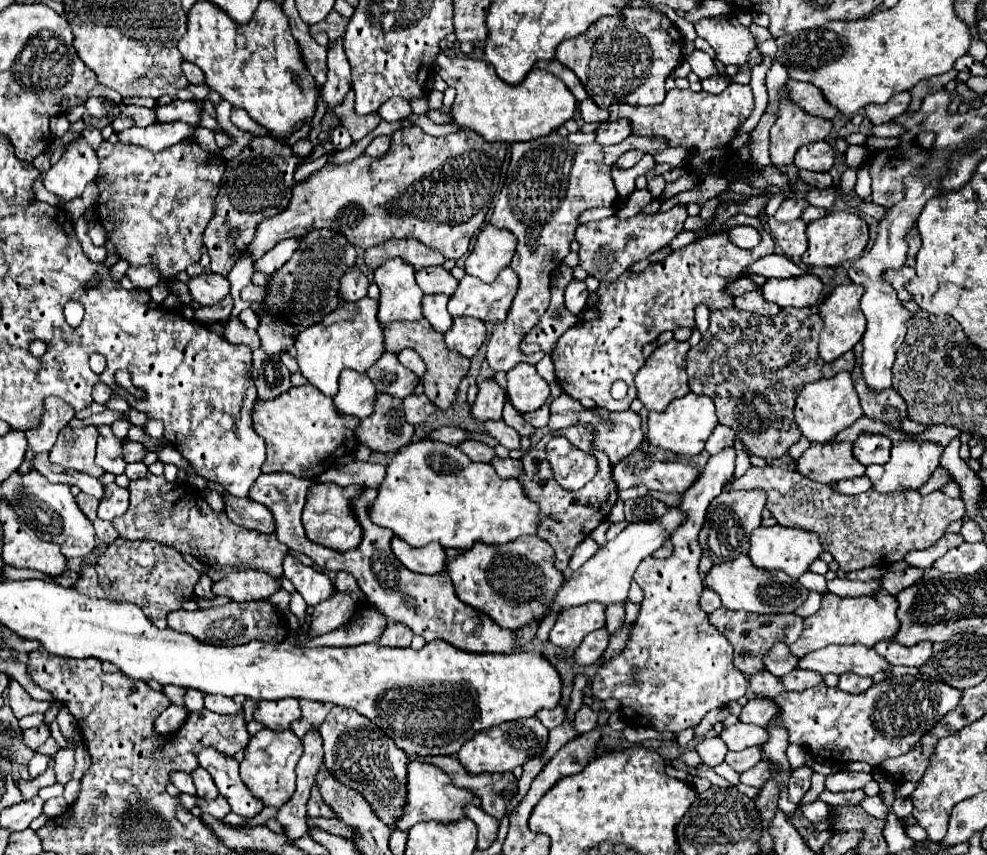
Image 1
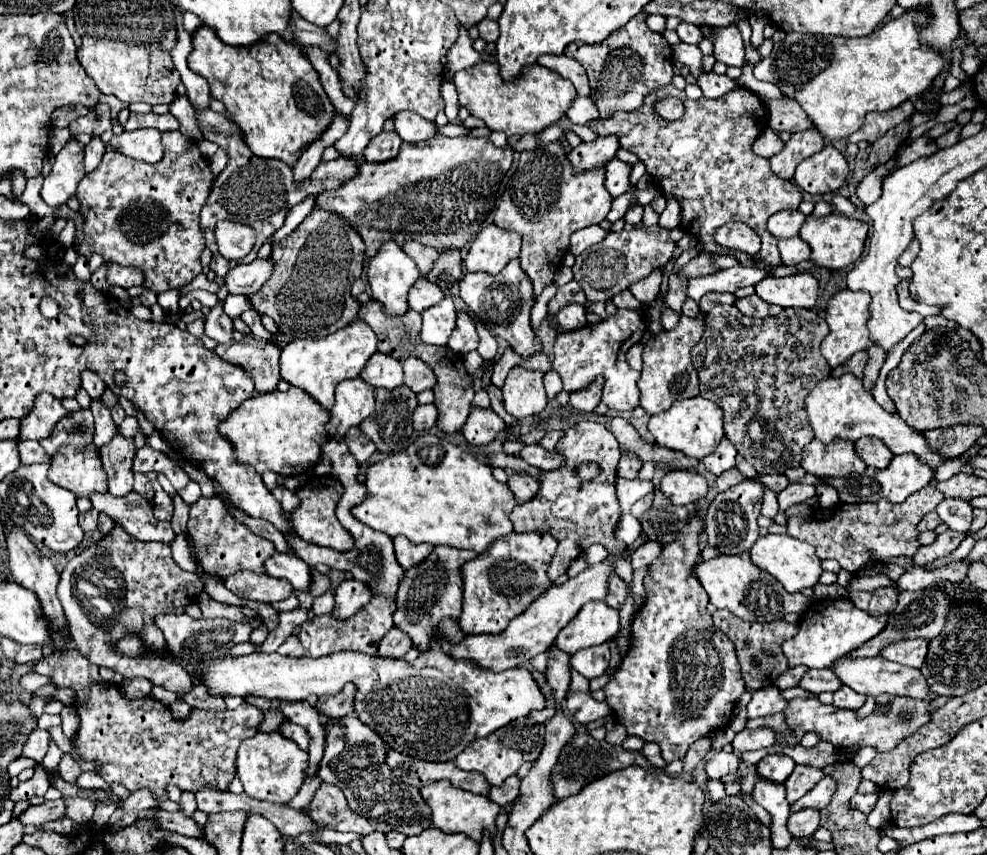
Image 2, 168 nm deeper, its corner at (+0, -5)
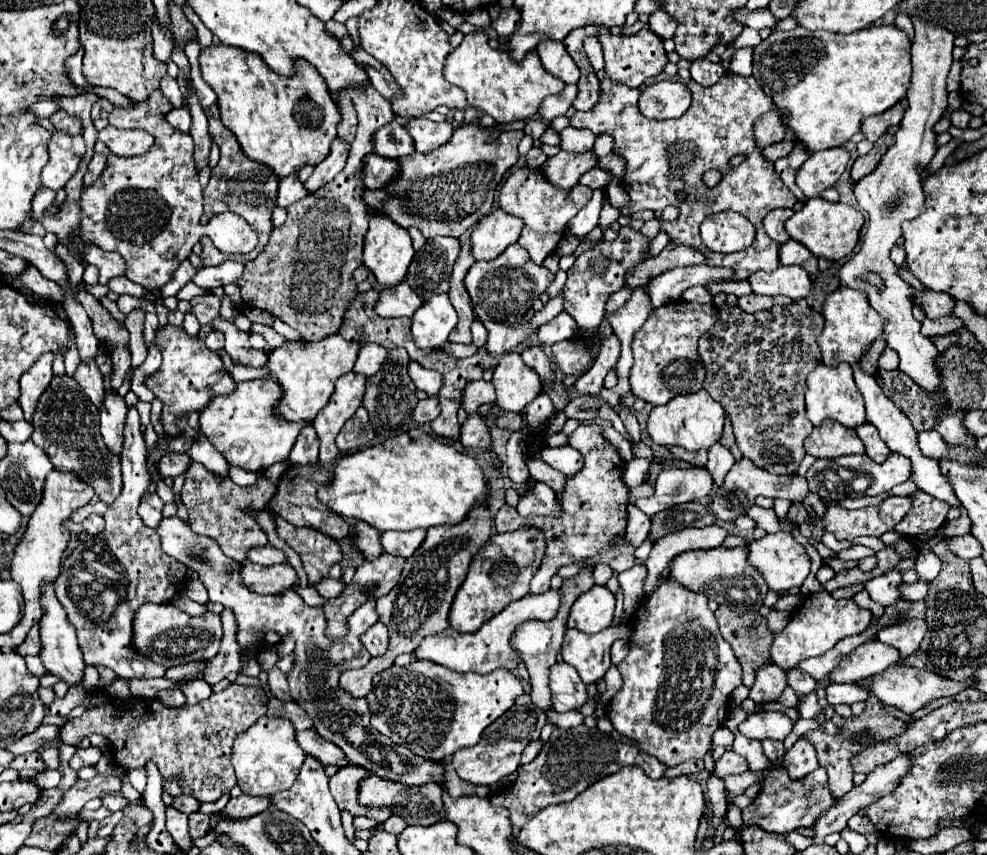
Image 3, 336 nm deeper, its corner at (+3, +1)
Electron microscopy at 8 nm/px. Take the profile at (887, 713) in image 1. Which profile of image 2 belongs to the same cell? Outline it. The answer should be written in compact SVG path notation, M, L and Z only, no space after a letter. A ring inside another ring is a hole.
M893 697L891 709L885 715L871 713L865 719L857 719L855 711L839 709L833 705L823 705L819 699L791 699L785 709L785 717L787 717L787 725L791 727L793 735L789 739L779 735L779 741L795 745L801 741L801 737L807 731L817 731L823 741L831 741L837 749L847 749L851 745L859 745L859 747L871 745L877 751L889 751L889 749L893 749L893 745L901 743L905 737L909 737L921 725L925 725L929 721L933 711L927 711L927 705L929 705L927 701L915 701L909 697Z

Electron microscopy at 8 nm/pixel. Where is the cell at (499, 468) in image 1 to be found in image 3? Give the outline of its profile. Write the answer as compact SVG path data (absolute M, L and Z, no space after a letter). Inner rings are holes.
M536 483L534 487L526 489L520 495L520 503L518 503L518 513L522 517L528 515L558 515L558 505L554 499L554 491L546 485L546 483Z

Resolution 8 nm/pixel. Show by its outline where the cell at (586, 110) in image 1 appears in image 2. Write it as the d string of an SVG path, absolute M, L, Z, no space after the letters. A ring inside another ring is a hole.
M577 97L573 101L573 105L565 111L565 117L571 121L571 123L579 123L579 125L587 125L589 121L597 119L599 113L597 113L597 107L593 103L591 97Z

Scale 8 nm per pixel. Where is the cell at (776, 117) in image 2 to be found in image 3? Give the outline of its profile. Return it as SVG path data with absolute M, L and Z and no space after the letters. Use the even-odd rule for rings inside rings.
M776 109L760 115L760 119L754 123L754 137L756 137L758 147L782 141L784 133L786 133L786 129L784 129L782 117Z

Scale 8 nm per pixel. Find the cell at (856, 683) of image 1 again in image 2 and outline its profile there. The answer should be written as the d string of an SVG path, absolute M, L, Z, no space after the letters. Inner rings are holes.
M845 685L839 691L833 693L833 705L839 707L839 709L851 709L851 711L855 711L855 709L863 707L865 699L867 699L865 695L857 693L857 691L853 691L853 689L845 687Z

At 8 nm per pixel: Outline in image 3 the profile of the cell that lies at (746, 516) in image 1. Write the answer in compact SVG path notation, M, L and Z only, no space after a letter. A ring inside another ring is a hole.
M742 459L736 461L732 465L732 469L728 471L722 487L716 489L716 493L710 497L708 509L712 511L712 515L718 521L734 521L740 515L746 515L746 511L754 505L754 499L758 495L764 497L780 497L780 499L788 499L788 501L804 501L808 493L808 483L798 477L798 475L770 475L768 471L762 471L760 467L754 467L754 463L750 463L750 459Z

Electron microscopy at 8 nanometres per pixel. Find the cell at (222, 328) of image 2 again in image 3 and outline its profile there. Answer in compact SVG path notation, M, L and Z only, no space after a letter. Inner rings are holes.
M218 315L212 321L212 329L224 333L224 337L226 337L224 349L234 361L238 361L240 365L246 365L246 367L264 367L266 365L266 361L268 361L266 353L252 349L248 343L248 333L240 331L232 321Z

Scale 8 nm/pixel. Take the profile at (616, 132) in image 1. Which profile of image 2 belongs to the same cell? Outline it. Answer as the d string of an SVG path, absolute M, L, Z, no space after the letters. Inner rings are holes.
M613 135L597 137L593 143L581 143L569 151L569 161L575 173L583 173L589 169L599 169L615 157L619 149L619 139Z

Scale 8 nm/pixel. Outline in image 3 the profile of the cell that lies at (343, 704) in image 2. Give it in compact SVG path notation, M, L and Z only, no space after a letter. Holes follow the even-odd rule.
M488 507L482 511L472 511L470 519L462 521L458 527L430 527L424 543L418 551L406 559L400 583L386 595L376 601L376 611L380 621L390 631L390 647L382 657L374 657L368 665L360 669L348 669L340 675L340 689L344 689L350 697L366 697L372 687L372 677L384 669L388 669L400 653L412 653L418 649L426 635L440 633L450 627L448 613L458 591L458 585L466 579L466 571L470 567L470 559L478 553L478 549L492 535L492 517Z

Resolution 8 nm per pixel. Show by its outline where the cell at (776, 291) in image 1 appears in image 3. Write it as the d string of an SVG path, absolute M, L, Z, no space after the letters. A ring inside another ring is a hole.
M780 265L772 273L758 271L748 277L748 283L752 285L752 291L756 295L772 295L772 297L786 295L792 301L804 299L812 289L812 281L808 273L798 265L792 265L792 267Z

